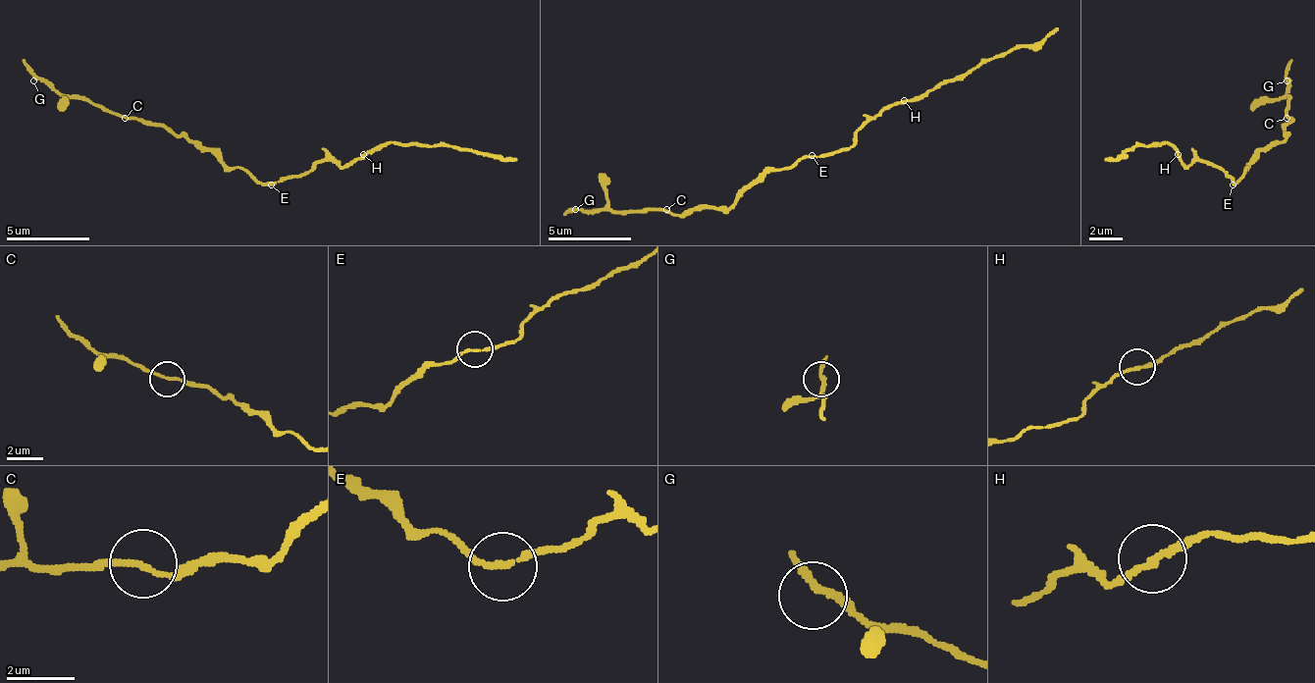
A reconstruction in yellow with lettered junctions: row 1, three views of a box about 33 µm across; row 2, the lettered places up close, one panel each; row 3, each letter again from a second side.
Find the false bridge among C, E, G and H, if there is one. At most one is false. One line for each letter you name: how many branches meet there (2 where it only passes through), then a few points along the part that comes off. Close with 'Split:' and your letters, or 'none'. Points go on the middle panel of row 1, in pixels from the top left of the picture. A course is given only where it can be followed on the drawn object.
Split: none

